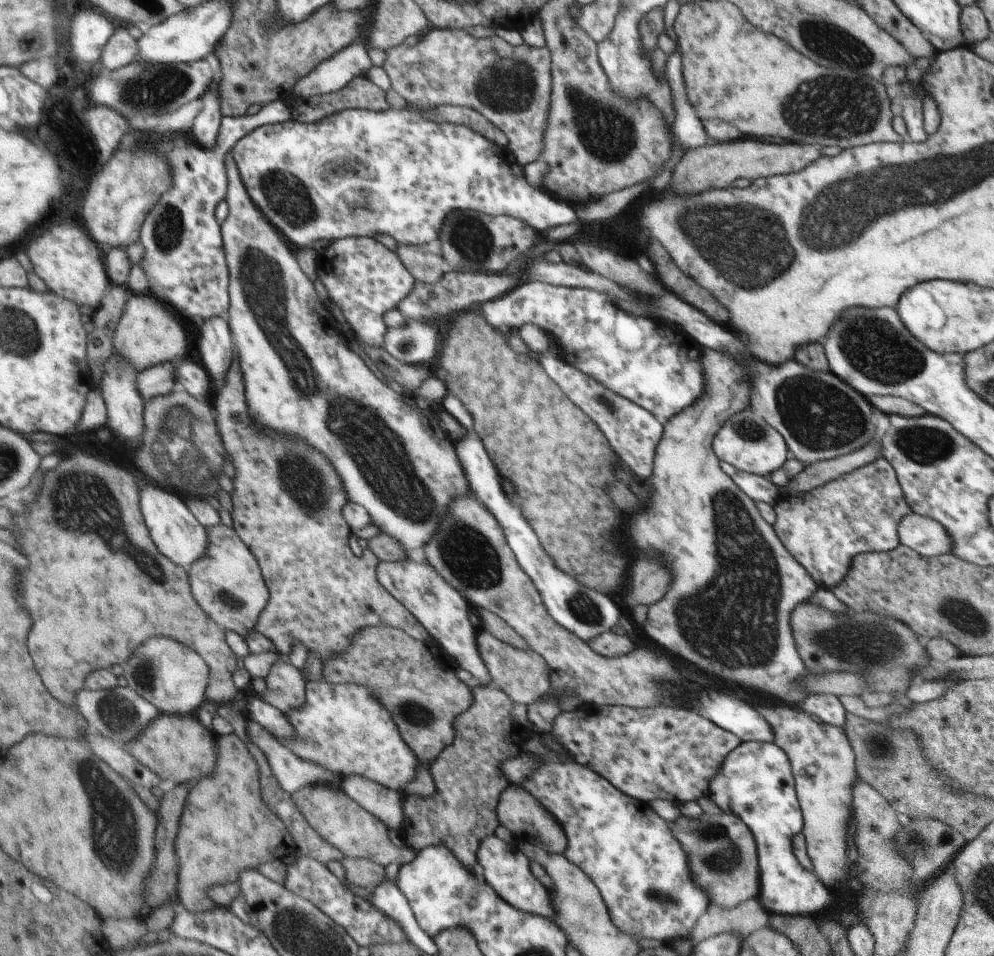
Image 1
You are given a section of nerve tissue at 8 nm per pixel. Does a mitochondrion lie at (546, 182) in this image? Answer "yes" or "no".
no

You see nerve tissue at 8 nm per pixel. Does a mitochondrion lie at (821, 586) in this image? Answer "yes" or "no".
no

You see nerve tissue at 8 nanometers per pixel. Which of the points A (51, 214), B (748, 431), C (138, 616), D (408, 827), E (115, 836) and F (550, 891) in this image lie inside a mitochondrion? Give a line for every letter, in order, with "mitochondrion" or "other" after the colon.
A: other
B: mitochondrion
C: other
D: mitochondrion
E: mitochondrion
F: other

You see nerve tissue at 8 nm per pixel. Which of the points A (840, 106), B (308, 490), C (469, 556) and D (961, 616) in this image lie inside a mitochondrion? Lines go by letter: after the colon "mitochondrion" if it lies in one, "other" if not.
A: mitochondrion
B: mitochondrion
C: mitochondrion
D: mitochondrion

